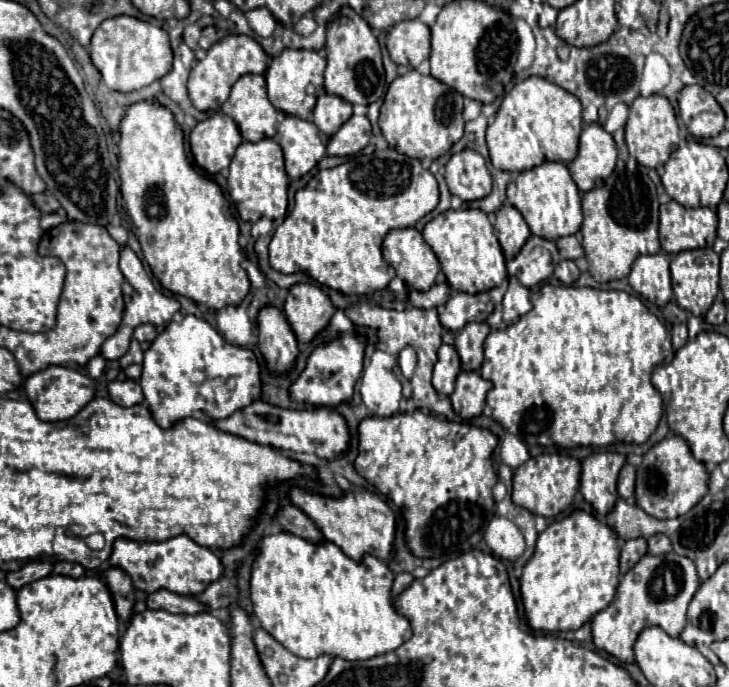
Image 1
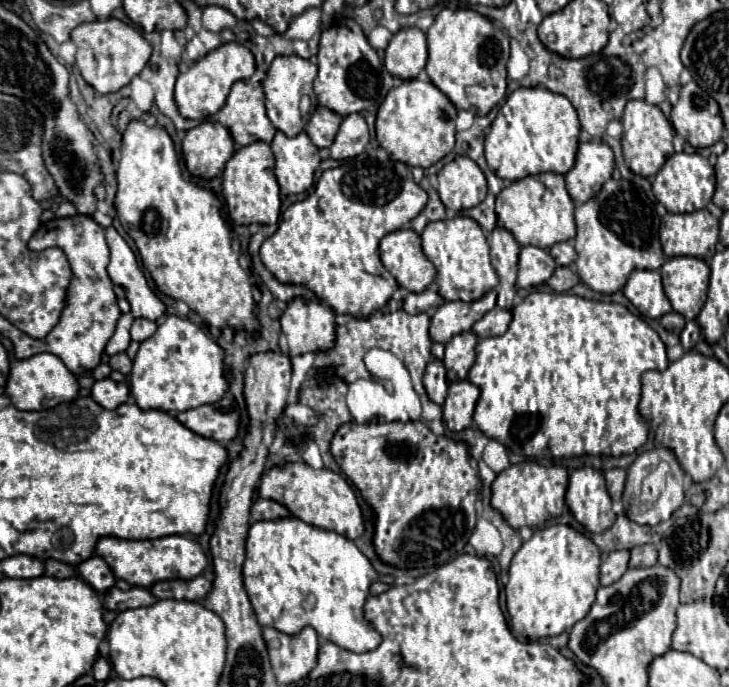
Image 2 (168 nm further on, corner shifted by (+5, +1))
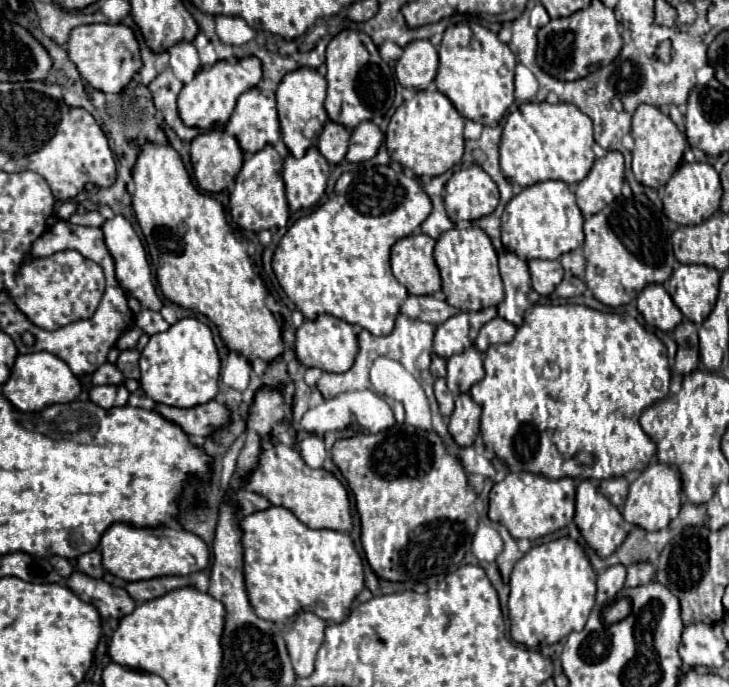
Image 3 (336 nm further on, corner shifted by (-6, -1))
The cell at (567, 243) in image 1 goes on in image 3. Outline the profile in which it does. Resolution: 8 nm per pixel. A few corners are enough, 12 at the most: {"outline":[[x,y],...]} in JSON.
{"outline":[[581,249],[561,255],[561,265],[575,277],[585,271]]}

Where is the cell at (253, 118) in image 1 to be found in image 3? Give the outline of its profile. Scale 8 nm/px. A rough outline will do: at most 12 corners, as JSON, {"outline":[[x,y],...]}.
{"outline":[[253,87],[224,130],[245,153],[281,139],[275,93]]}

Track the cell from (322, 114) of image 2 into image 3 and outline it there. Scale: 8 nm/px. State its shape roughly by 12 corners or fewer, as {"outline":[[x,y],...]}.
{"outline":[[327,121],[317,149],[331,165],[339,163],[349,145],[347,127]]}

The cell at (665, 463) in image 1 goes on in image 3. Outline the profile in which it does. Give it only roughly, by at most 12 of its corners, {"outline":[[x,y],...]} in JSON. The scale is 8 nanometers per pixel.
{"outline":[[647,465],[629,487],[623,517],[665,529],[681,511],[681,473]]}

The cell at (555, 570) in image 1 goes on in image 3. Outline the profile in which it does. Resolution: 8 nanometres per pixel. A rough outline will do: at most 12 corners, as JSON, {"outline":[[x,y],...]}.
{"outline":[[575,539],[511,573],[511,637],[551,645],[585,627],[597,571]]}

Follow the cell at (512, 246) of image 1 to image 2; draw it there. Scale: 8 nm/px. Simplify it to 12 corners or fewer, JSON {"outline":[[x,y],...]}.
{"outline":[[506,229],[488,235],[500,279],[496,305],[510,311],[520,245]]}

